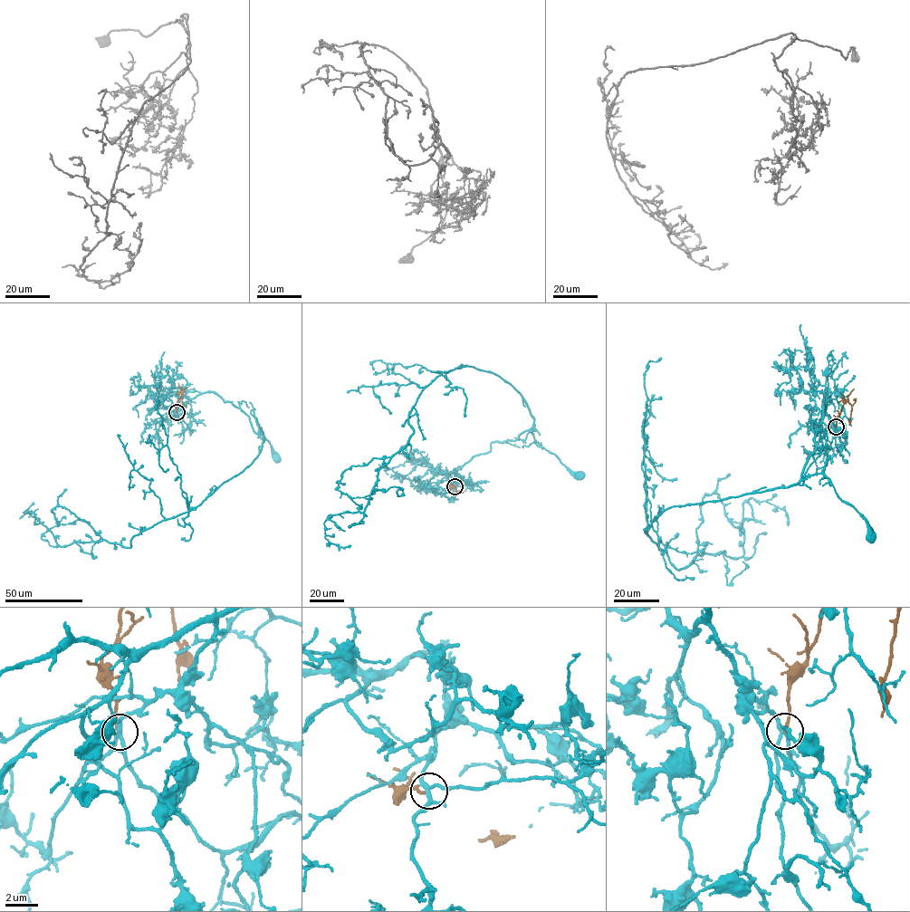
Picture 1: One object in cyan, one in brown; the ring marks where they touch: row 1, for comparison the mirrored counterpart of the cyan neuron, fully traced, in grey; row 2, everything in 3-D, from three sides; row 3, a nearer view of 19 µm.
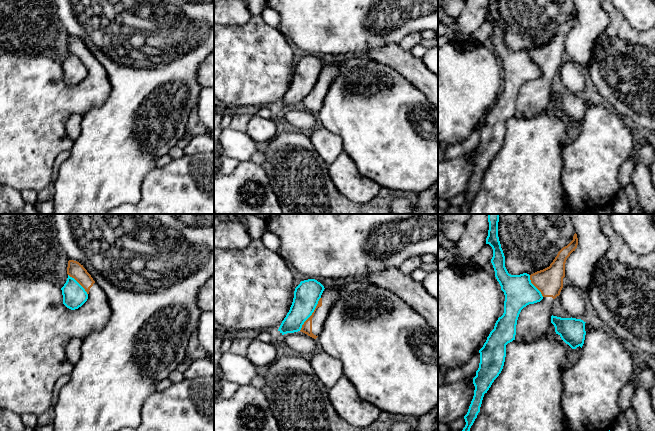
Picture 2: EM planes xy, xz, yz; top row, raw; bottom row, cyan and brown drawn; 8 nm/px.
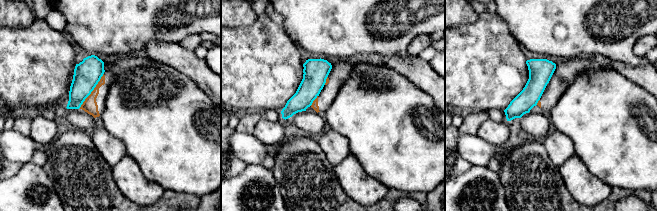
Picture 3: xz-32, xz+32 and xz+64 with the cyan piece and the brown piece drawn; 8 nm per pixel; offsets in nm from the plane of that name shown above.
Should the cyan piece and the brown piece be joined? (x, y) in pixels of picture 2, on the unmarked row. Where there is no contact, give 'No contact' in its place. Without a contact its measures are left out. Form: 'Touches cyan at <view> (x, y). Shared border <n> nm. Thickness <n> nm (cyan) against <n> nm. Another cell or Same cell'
Touches cyan at xz (311, 90). Shared border 320 nm. Thickness 200 nm (cyan) against 80 nm. Another cell

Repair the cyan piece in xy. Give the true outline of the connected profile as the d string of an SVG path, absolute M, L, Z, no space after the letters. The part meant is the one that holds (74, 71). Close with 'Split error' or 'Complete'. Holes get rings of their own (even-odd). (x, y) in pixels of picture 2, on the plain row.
M69 51L61 66L63 71L63 80L71 86L78 85L88 75L88 70L85 65Z. Complete

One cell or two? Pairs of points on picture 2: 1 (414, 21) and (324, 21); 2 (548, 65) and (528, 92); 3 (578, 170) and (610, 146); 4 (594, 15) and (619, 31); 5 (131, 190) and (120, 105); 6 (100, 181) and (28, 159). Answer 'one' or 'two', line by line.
1: one
2: one
3: one
4: two
5: one
6: two

